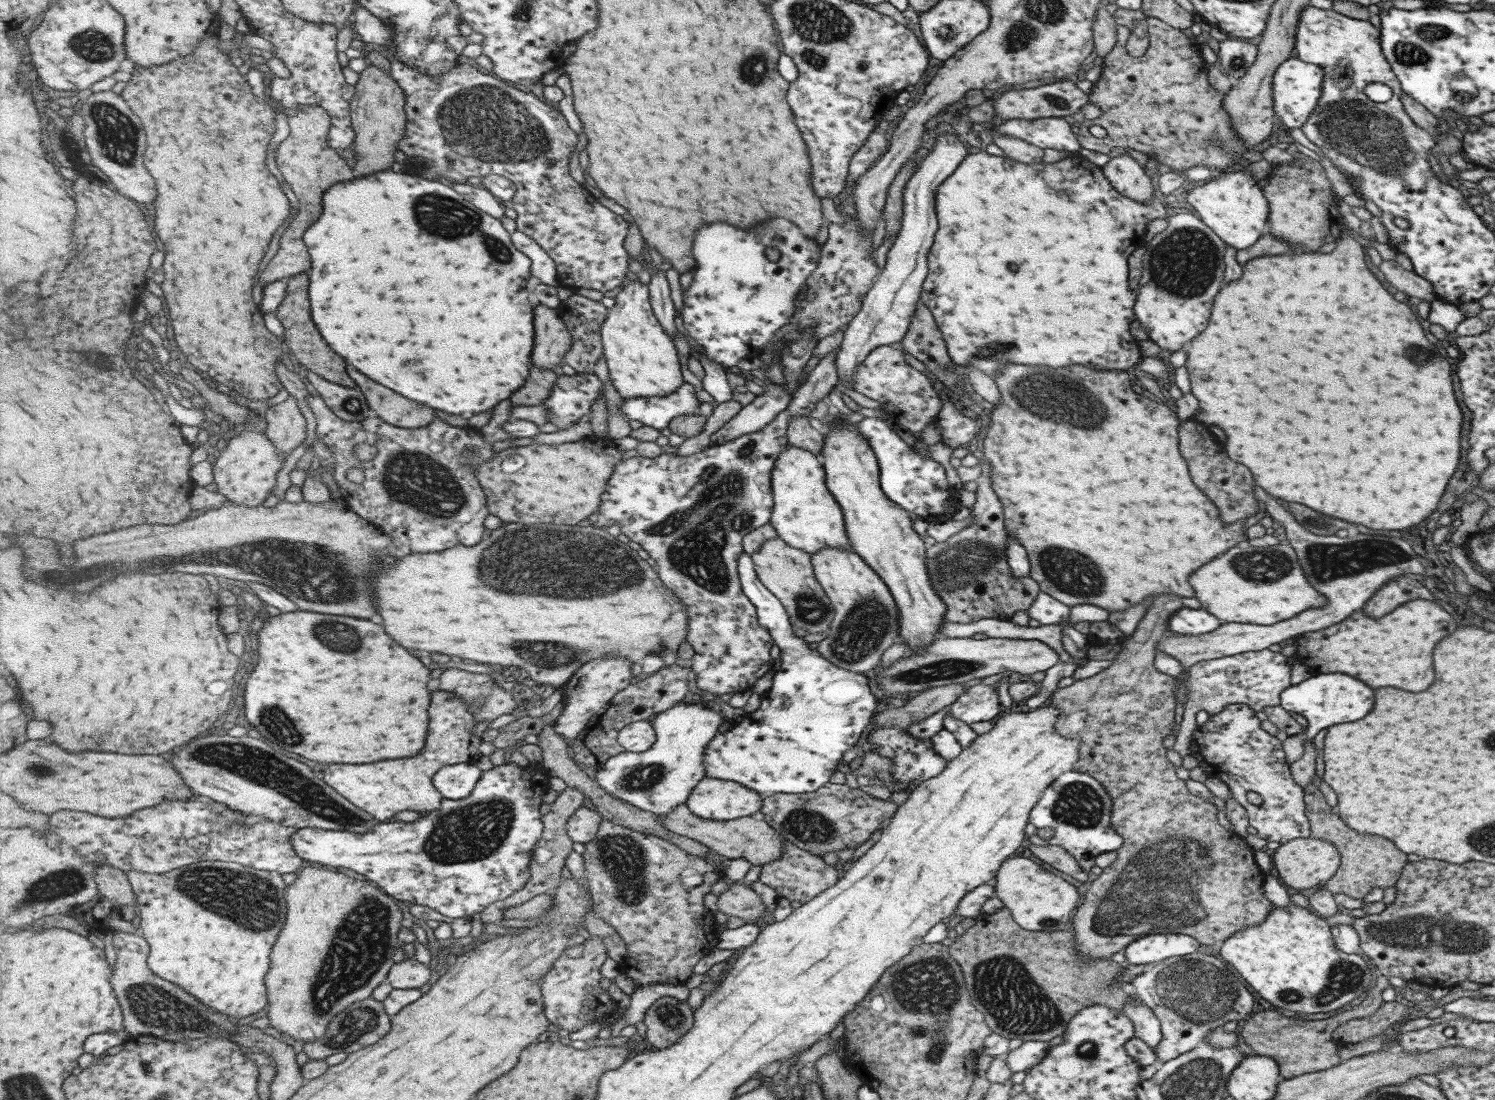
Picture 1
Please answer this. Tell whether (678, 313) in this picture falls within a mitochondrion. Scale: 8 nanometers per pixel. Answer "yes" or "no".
no

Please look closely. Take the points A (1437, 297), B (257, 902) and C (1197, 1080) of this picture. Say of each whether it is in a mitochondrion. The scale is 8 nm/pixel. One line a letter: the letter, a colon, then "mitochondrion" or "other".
A: other
B: mitochondrion
C: mitochondrion

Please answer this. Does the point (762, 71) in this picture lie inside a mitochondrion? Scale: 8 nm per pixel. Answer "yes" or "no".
yes

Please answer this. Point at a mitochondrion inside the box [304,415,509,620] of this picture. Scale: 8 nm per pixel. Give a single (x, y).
(414, 481)

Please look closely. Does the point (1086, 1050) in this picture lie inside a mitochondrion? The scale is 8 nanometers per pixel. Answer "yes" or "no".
yes

